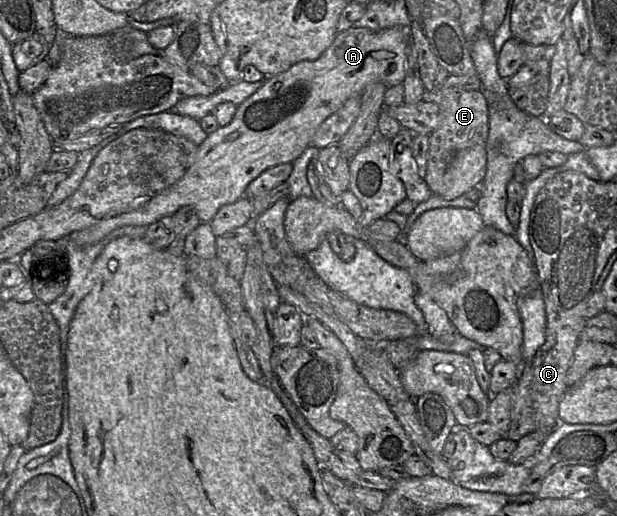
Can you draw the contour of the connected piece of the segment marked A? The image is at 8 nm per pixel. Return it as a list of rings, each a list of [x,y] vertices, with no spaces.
[[[399,26],[379,31],[364,27],[350,27],[337,33],[333,42],[317,59],[299,61],[284,72],[265,77],[262,86],[237,106],[232,121],[226,126],[219,126],[198,146],[193,164],[178,182],[141,207],[76,231],[67,238],[79,247],[93,245],[118,228],[149,226],[165,216],[174,215],[180,208],[187,205],[195,208],[201,222],[210,223],[222,206],[232,204],[245,196],[247,186],[263,171],[279,164],[293,163],[311,144],[312,137],[319,126],[338,111],[350,97],[361,95],[368,84],[382,82],[387,87],[403,84],[409,42],[407,28]]]

